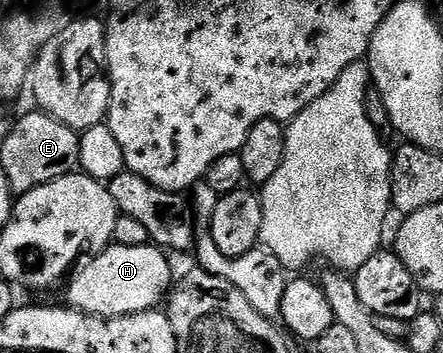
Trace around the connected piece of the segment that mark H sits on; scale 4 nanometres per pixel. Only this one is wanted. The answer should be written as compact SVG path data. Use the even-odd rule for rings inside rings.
M112 244L106 250L94 255L88 266L80 265L70 275L66 283L66 286L68 285L66 305L72 310L83 310L87 314L96 314L102 318L140 314L146 310L156 309L168 297L173 286L171 266L167 263L166 256L168 257L154 244L137 248Z

